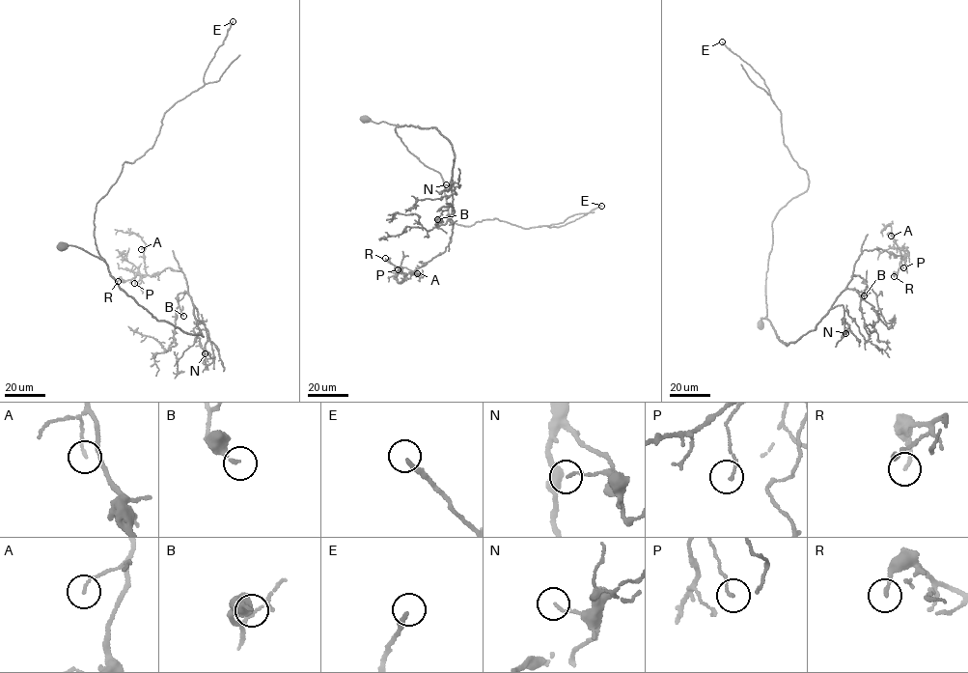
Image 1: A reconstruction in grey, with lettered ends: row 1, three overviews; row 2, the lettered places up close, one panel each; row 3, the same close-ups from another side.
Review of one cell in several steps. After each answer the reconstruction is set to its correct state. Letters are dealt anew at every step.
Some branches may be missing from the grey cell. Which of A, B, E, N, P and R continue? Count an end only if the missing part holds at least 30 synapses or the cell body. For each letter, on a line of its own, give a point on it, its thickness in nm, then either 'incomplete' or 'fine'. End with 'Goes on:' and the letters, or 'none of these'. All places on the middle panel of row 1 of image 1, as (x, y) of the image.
A: at (417, 273); 100 nm thick; fine
B: at (437, 219); 180 nm thick; fine
E: at (601, 206); 220 nm thick; fine
N: at (446, 184); 110 nm thick; fine
P: at (398, 269); 110 nm thick; fine
R: at (385, 258); 130 nm thick; fine
Goes on: none of these

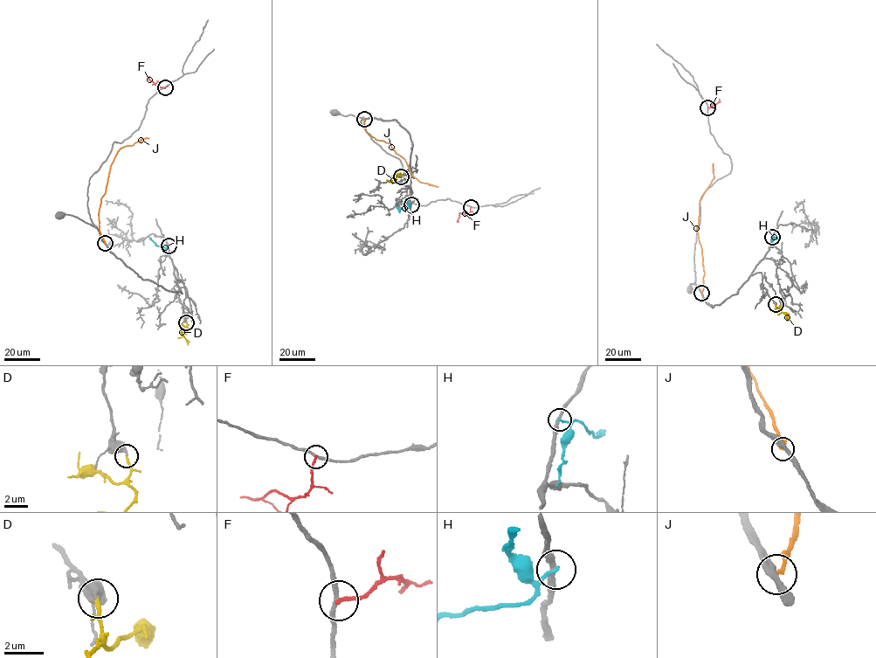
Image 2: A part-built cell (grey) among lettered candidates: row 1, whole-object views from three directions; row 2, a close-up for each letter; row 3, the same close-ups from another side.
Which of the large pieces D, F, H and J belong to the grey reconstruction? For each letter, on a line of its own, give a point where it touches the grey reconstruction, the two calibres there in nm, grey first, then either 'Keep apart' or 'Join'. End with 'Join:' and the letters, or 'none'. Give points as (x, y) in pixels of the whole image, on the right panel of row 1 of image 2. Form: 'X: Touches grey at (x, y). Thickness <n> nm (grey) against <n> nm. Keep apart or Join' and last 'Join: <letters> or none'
D: Touches grey at (775, 304). Thickness 280 nm (grey) against 180 nm. Join
F: Touches grey at (707, 107). Thickness 200 nm (grey) against 200 nm. Keep apart
H: Touches grey at (772, 237). Thickness 280 nm (grey) against 160 nm. Keep apart
J: Touches grey at (701, 293). Thickness 380 nm (grey) against 190 nm. Keep apart
Join: D

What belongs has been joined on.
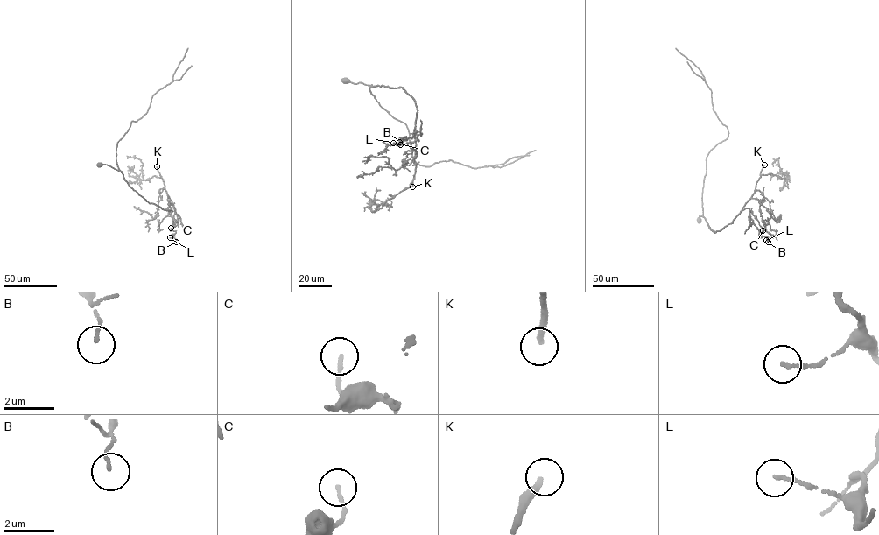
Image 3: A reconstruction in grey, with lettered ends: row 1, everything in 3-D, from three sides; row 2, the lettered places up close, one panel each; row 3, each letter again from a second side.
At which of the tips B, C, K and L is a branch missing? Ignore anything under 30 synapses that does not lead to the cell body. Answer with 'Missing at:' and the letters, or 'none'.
Missing at: K

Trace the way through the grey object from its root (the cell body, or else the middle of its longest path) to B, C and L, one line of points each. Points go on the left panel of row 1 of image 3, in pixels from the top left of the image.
B: (99, 165), (120, 172), (150, 203), (172, 211), (169, 202), (173, 205), (176, 242)
C: (99, 165), (120, 172), (129, 185), (150, 203), (172, 211), (169, 202), (172, 204), (175, 229), (171, 228)
L: (99, 165), (120, 172), (129, 185), (150, 203), (172, 211), (169, 202), (173, 205), (176, 232), (170, 237)

